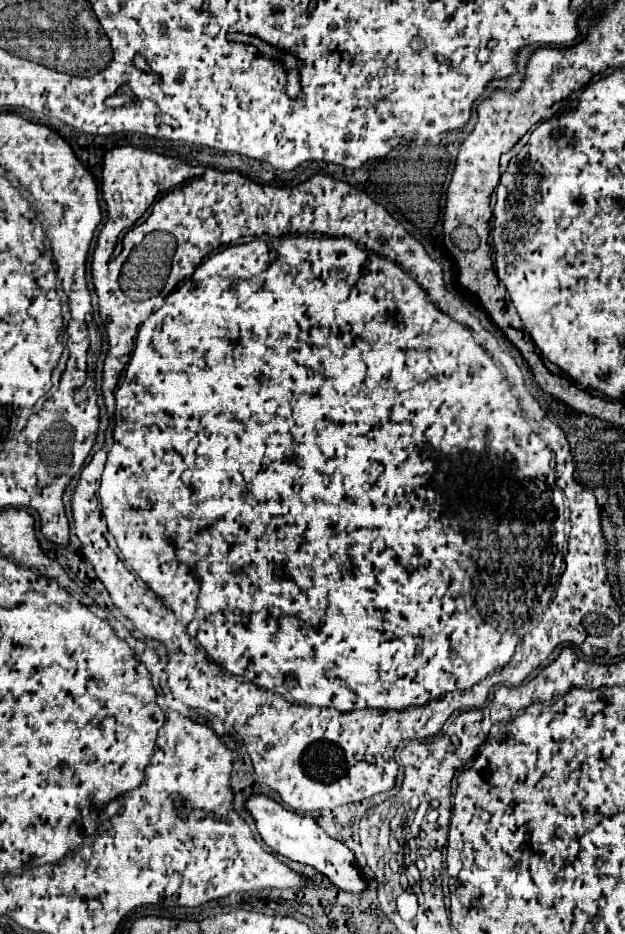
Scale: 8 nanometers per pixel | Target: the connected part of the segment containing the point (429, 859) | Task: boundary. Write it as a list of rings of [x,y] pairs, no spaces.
[[[434,849],[430,855],[424,858],[426,868],[424,871],[436,871],[437,867],[442,867],[442,849]]]

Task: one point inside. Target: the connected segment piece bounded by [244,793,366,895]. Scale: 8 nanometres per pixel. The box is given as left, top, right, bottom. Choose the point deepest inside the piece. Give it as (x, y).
(298, 837)

